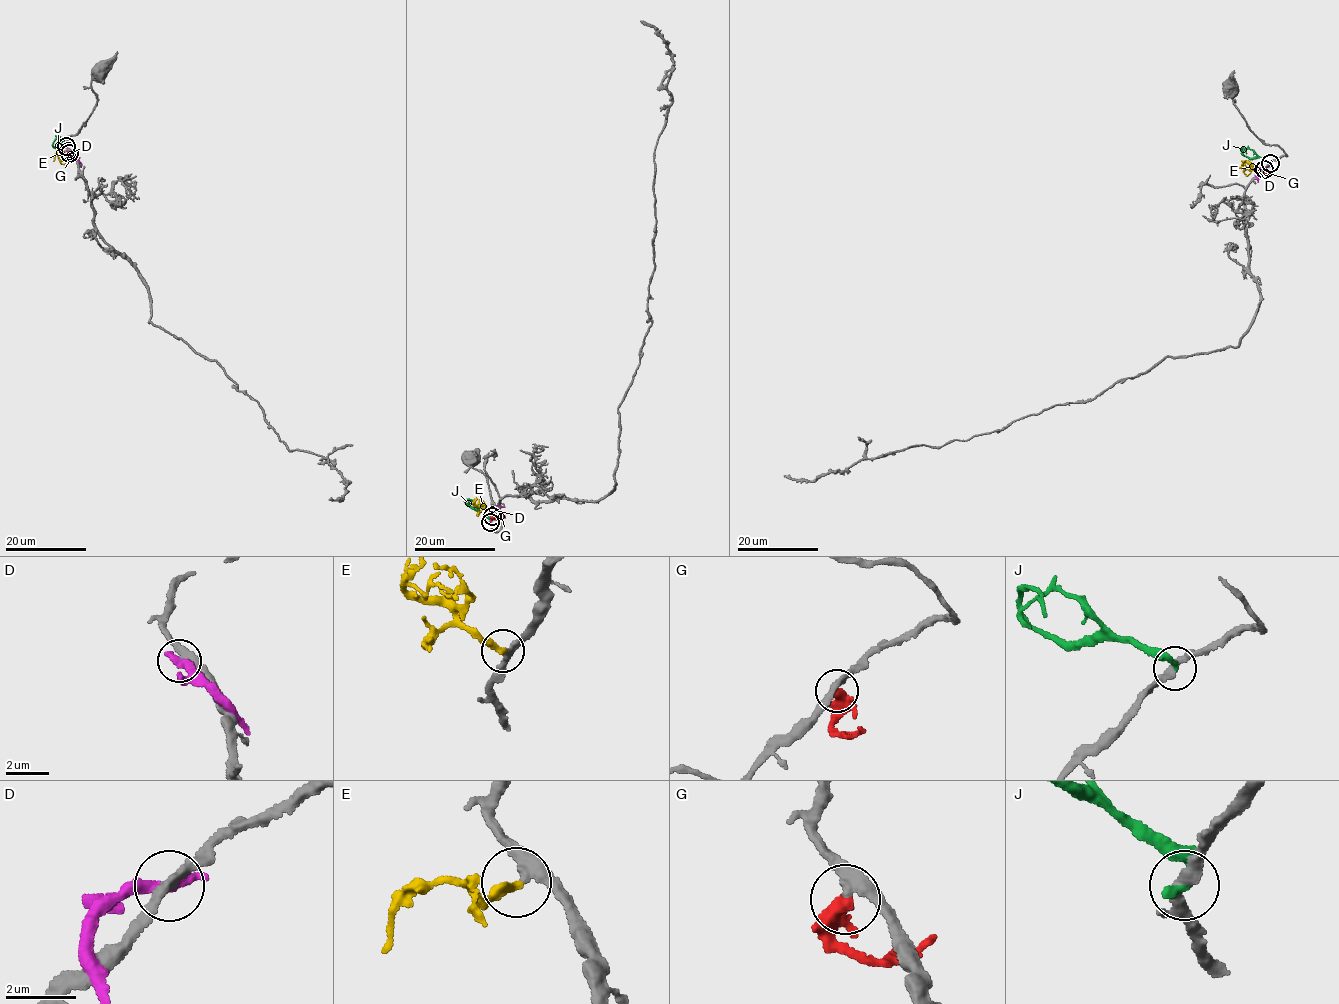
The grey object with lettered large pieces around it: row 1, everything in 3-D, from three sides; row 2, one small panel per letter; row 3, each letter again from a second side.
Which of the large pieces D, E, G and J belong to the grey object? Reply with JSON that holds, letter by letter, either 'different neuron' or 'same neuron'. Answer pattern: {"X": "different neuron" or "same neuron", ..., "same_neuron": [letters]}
{"D": "different neuron", "E": "same neuron", "G": "different neuron", "J": "different neuron", "same_neuron": ["E"]}

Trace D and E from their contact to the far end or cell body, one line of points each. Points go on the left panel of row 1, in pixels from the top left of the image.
D: (68, 152), (81, 165)
E: (69, 153), (57, 152), (61, 156)

